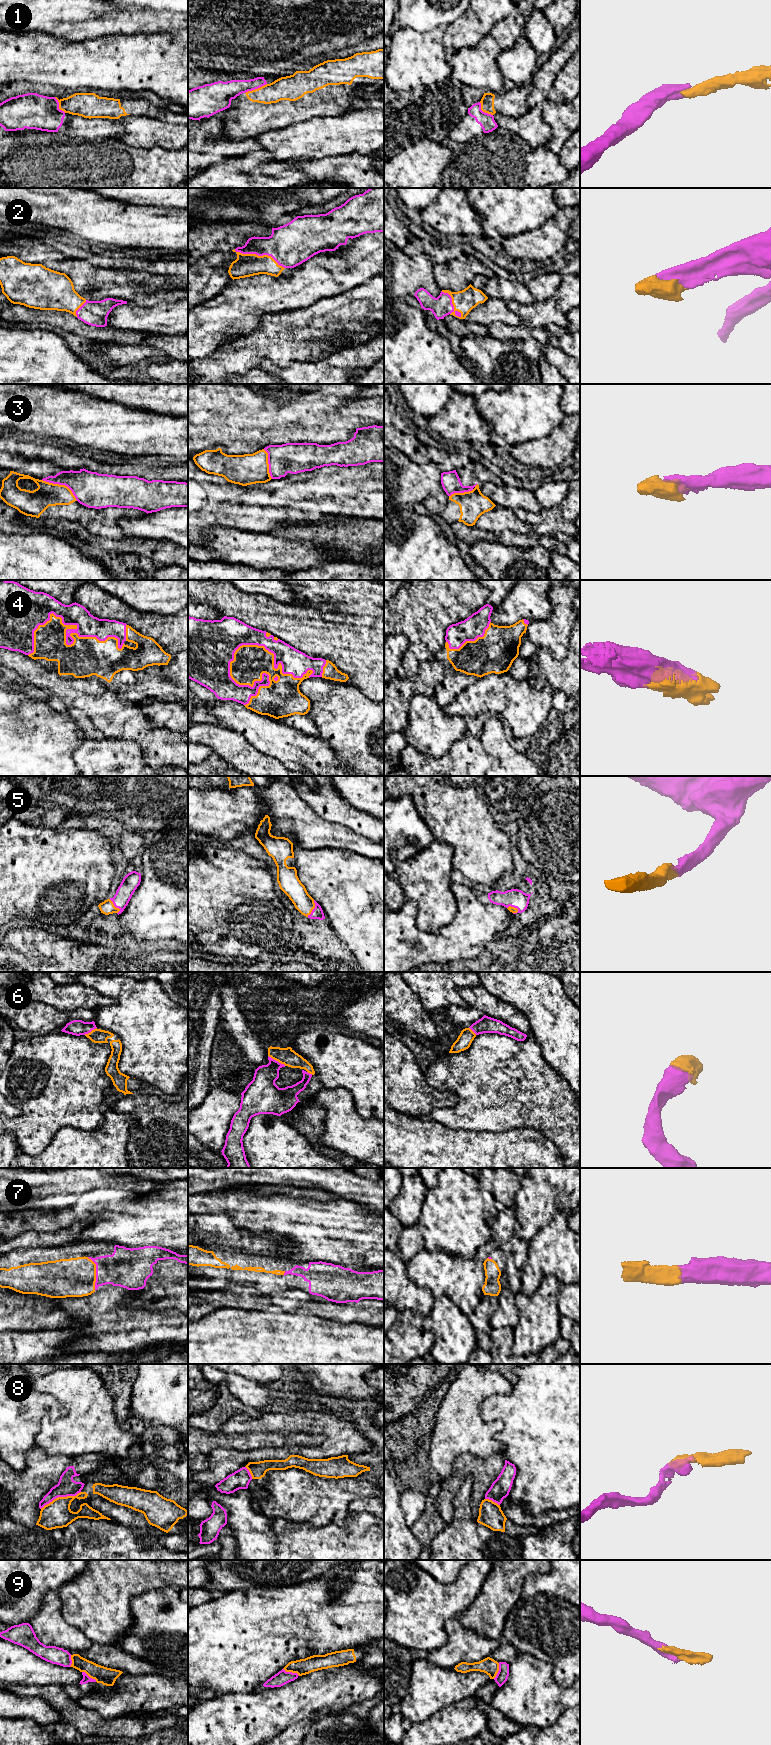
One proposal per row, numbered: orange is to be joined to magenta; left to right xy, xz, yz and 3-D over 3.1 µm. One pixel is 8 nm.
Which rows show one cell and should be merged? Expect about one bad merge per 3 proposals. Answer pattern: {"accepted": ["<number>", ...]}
{"accepted": ["2", "4", "5", "6", "7"]}

